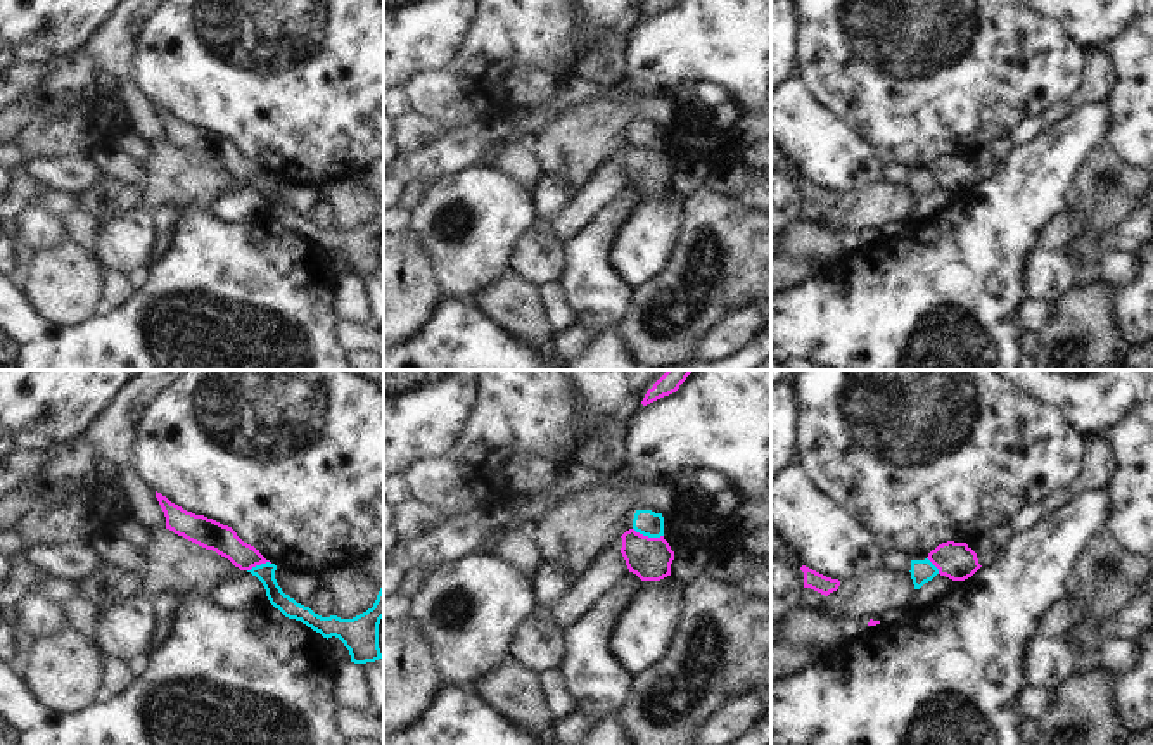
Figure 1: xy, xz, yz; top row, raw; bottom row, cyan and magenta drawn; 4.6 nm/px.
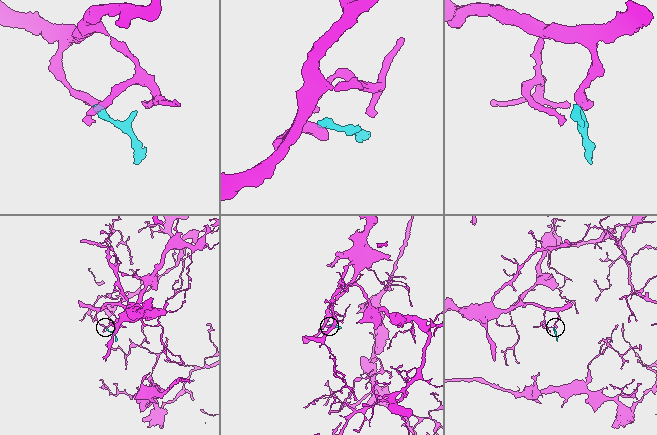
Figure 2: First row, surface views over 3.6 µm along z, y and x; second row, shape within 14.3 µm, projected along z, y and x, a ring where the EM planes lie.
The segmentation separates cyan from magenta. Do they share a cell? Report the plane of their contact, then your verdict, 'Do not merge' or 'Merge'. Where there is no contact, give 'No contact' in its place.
Touches cyan in xz. Do not merge

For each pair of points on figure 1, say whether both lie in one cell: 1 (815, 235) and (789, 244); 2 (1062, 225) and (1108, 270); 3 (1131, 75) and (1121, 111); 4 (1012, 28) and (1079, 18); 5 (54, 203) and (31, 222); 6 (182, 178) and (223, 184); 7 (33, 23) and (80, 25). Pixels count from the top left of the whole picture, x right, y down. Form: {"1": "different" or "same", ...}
{"1": "same", "2": "different", "3": "same", "4": "different", "5": "different", "6": "same", "7": "same"}

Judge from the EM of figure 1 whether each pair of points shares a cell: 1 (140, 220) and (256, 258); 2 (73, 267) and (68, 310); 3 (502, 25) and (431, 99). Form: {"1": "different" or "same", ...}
{"1": "different", "2": "same", "3": "same"}

